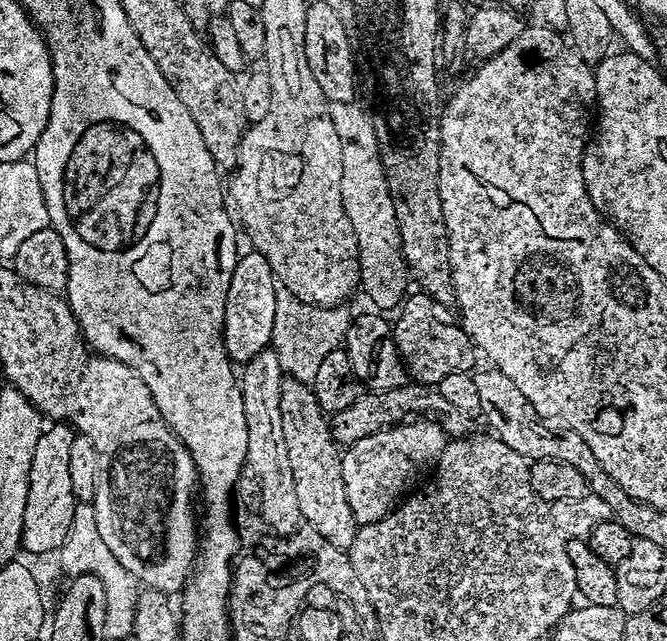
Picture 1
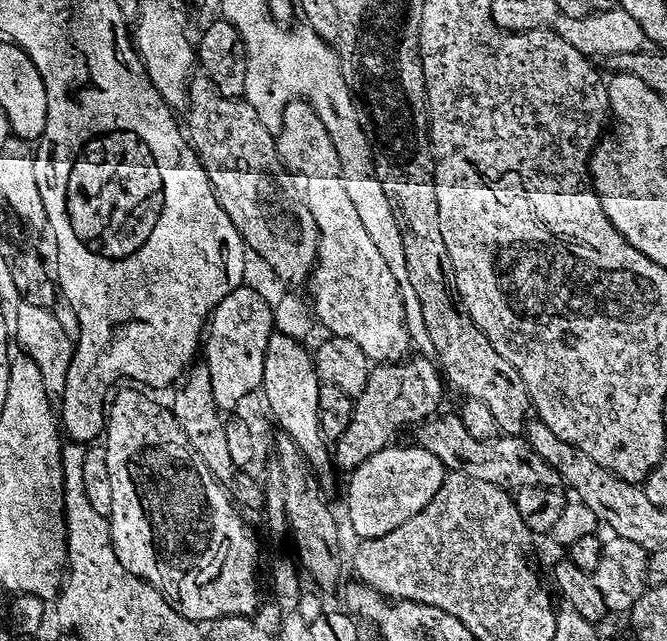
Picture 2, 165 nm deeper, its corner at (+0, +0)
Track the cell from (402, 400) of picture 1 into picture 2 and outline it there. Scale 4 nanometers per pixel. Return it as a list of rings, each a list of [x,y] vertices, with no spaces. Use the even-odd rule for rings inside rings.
[[[459,415],[429,418],[415,429],[415,443],[421,448],[430,450],[434,458],[444,463],[448,472],[461,472],[470,478],[478,478],[482,482],[490,482],[494,486],[516,493],[526,486],[539,488],[556,488],[561,483],[560,475],[545,462],[538,450],[531,448],[523,435],[506,436],[501,434],[497,440],[479,440],[466,434],[466,426],[462,426]]]

